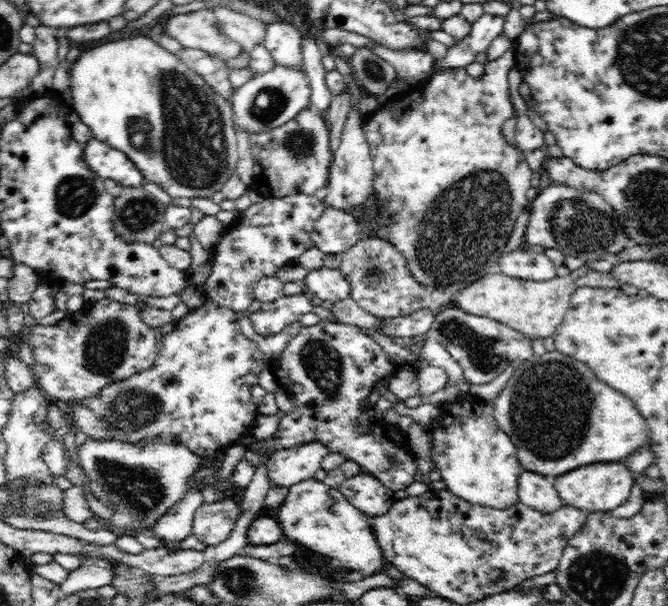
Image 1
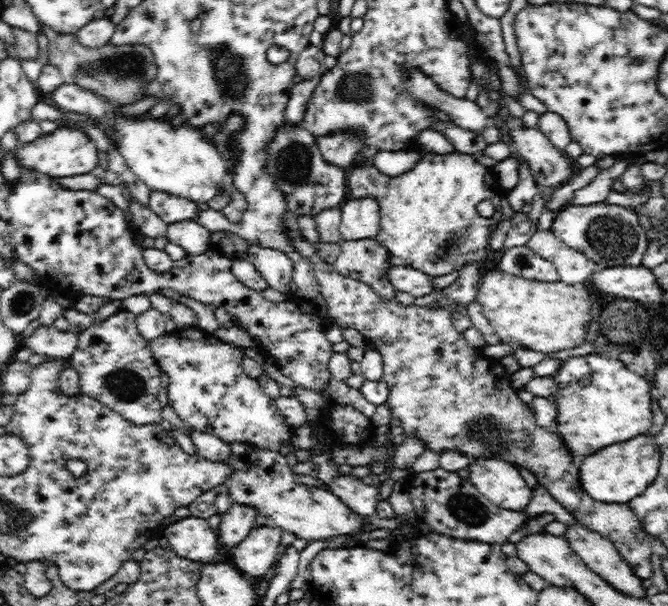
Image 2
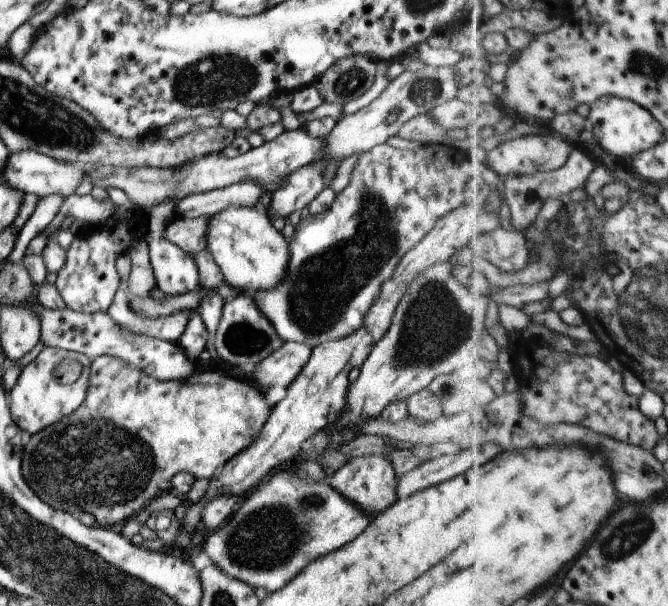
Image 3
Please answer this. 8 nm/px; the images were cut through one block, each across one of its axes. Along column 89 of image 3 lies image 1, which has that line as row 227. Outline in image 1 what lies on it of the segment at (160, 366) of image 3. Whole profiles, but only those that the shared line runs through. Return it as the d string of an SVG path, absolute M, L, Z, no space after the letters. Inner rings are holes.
M325 208L314 223L311 241L322 253L338 254L349 250L364 237L353 213Z

